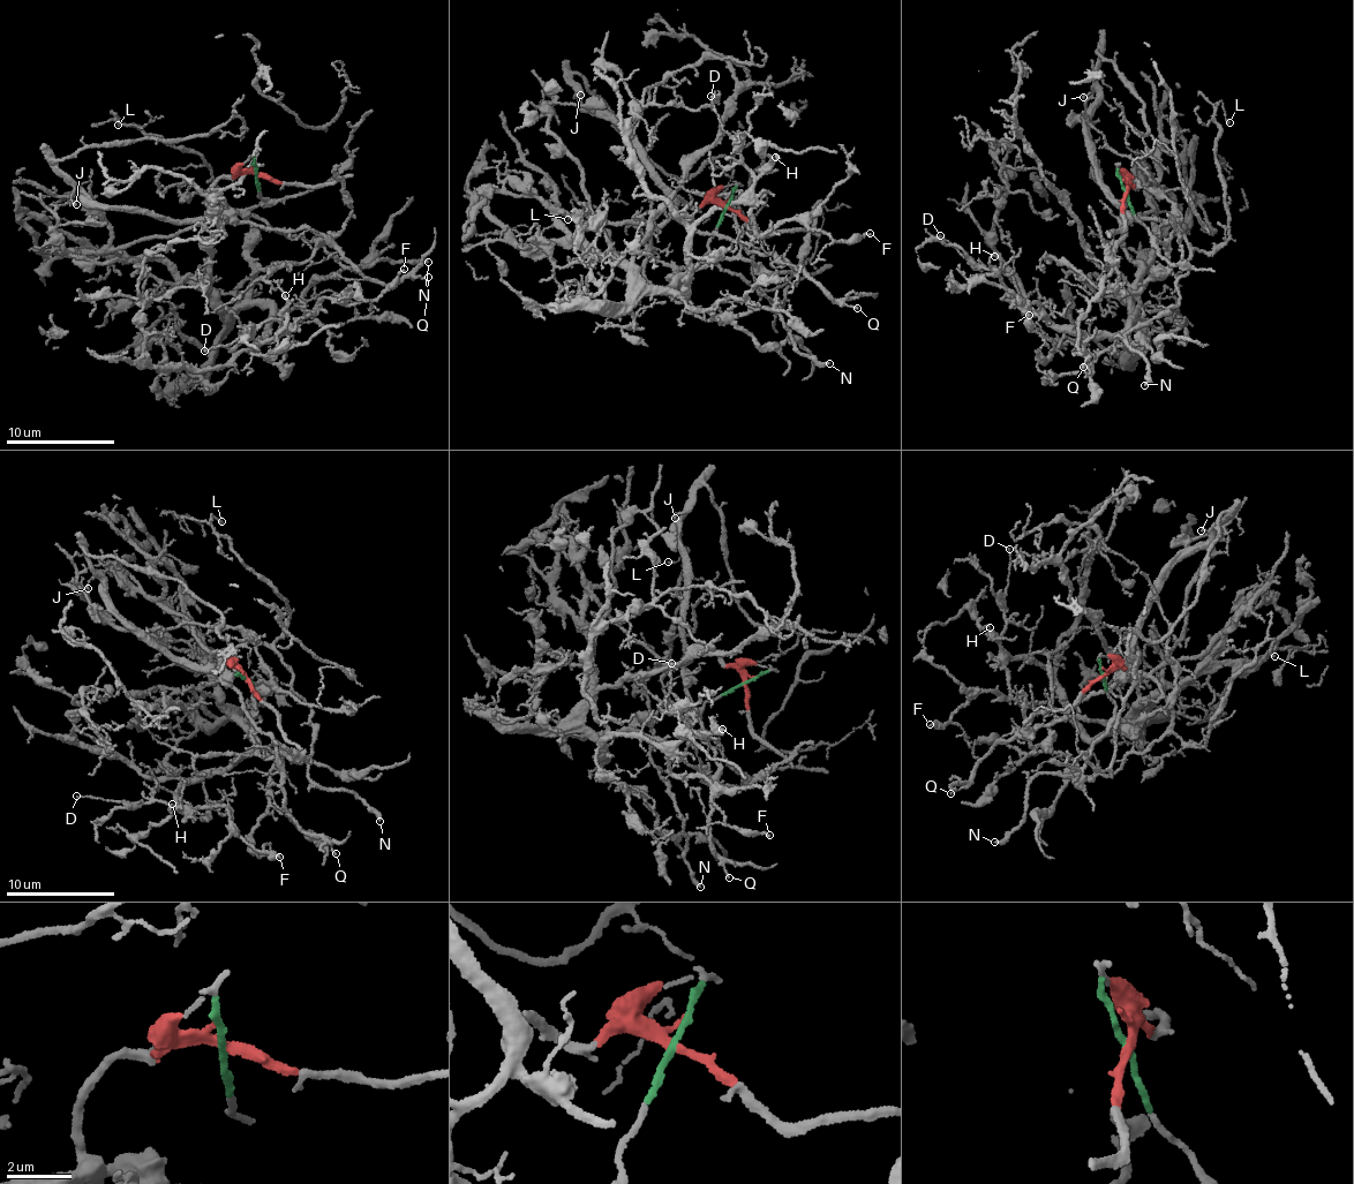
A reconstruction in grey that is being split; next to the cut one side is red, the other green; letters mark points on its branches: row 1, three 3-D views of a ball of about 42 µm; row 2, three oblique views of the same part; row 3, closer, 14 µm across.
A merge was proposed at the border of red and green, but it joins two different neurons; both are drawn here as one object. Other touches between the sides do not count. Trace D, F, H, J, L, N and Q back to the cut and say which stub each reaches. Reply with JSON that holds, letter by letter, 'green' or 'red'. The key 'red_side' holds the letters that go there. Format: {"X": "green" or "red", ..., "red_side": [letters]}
{"D": "green", "F": "green", "H": "green", "J": "red", "L": "red", "N": "red", "Q": "red", "red_side": ["J", "L", "N", "Q"]}

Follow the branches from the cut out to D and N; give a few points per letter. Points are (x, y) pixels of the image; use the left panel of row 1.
D: (255, 174), (250, 295), (271, 316), (249, 347), (278, 323), (203, 349)
N: (255, 174), (223, 176), (207, 217), (215, 205), (261, 219), (354, 268), (429, 261)

